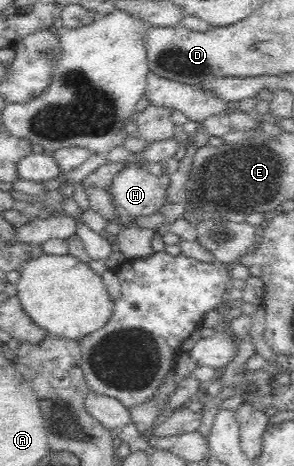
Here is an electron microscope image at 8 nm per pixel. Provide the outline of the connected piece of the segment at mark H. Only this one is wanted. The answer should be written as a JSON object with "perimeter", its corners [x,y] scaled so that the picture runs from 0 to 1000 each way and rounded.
{"perimeter":[[[449,350],[422,358],[384,384],[371,403],[381,433],[425,470],[517,464],[565,431],[565,406],[541,376]]]}

